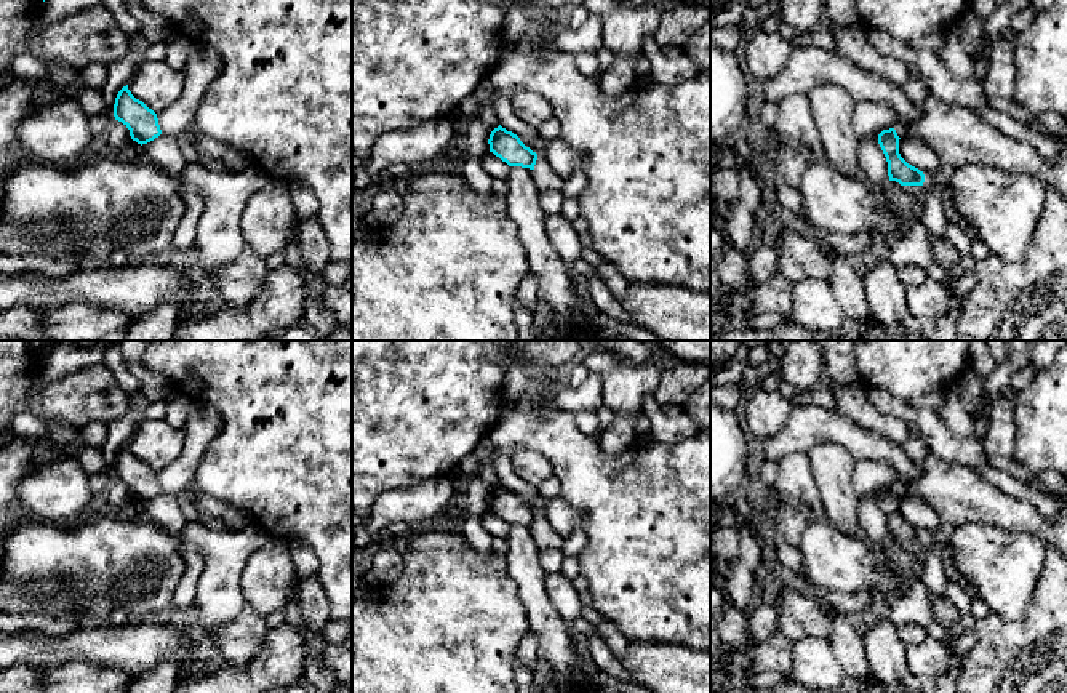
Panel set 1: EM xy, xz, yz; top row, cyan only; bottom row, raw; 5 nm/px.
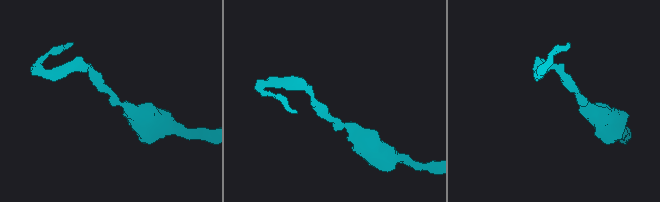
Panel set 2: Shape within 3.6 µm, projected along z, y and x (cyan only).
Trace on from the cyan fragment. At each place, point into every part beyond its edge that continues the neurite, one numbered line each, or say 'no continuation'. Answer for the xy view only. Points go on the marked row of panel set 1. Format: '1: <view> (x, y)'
1: xy (203, 64)

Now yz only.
1: yz (869, 119)

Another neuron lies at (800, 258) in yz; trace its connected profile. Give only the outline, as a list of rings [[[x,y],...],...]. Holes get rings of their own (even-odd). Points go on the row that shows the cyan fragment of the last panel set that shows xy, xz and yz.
[[[785,229],[776,235],[773,246],[777,251],[779,274],[797,283],[805,278],[830,282],[832,266],[822,246],[805,234]]]

